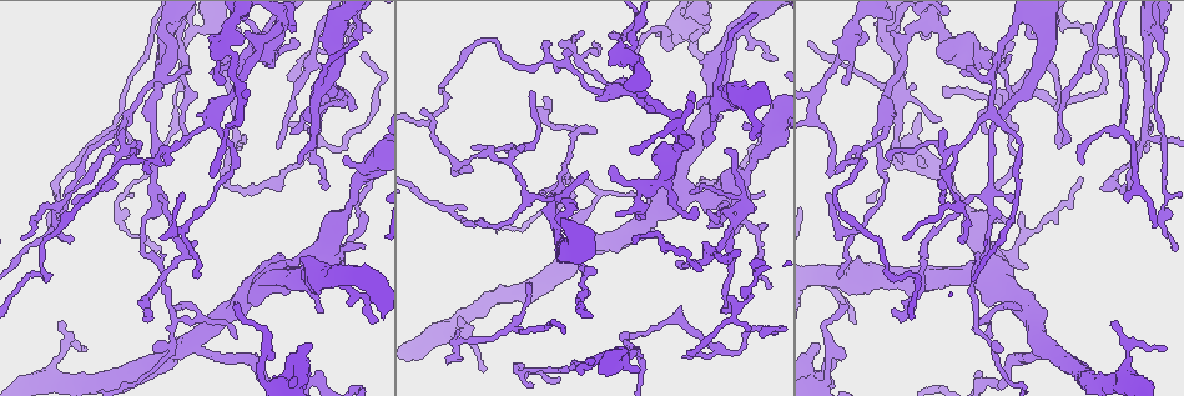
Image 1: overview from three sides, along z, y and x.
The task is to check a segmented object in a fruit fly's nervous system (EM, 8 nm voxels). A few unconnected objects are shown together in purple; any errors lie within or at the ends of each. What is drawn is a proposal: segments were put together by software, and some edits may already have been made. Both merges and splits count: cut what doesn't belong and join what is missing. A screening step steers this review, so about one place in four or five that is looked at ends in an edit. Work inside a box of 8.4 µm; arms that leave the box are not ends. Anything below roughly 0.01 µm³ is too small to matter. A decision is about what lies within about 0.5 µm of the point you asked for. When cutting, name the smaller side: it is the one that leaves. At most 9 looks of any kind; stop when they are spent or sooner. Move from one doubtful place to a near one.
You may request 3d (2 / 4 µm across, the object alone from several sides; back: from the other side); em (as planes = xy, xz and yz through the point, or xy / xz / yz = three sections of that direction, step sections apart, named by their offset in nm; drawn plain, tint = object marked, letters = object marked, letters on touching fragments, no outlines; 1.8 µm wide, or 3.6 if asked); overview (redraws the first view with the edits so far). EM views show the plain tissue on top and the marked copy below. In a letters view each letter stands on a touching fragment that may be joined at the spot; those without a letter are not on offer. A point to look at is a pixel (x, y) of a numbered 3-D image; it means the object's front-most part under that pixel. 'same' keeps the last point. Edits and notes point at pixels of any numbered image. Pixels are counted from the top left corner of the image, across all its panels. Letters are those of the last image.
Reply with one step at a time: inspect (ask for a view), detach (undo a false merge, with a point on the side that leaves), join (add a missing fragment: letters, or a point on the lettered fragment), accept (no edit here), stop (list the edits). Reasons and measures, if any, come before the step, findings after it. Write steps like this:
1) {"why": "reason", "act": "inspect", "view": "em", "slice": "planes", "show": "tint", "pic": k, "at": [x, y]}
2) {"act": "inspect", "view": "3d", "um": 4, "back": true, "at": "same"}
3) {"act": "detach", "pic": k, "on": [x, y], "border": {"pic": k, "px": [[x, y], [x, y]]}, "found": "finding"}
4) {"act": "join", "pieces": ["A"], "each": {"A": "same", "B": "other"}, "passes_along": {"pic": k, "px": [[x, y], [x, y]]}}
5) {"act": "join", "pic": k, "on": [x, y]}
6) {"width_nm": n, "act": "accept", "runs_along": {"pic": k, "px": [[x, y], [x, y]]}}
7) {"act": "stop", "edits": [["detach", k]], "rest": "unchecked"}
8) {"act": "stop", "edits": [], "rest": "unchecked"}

{"why": "free end", "act": "inspect", "view": "3d", "um": 4, "pic": 1, "at": [636, 51]}

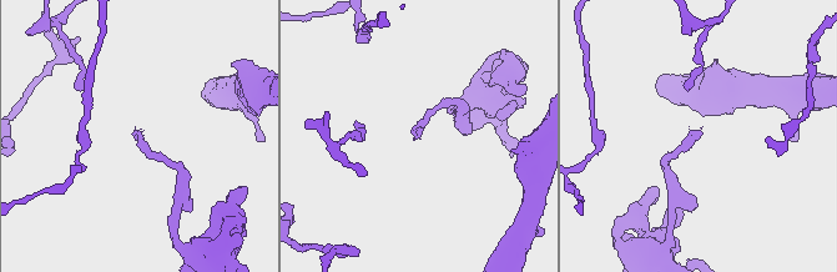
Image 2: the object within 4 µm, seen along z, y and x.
{"act": "inspect", "view": "em", "slice": "planes", "show": "letters", "pic": 2, "at": [702, 126]}

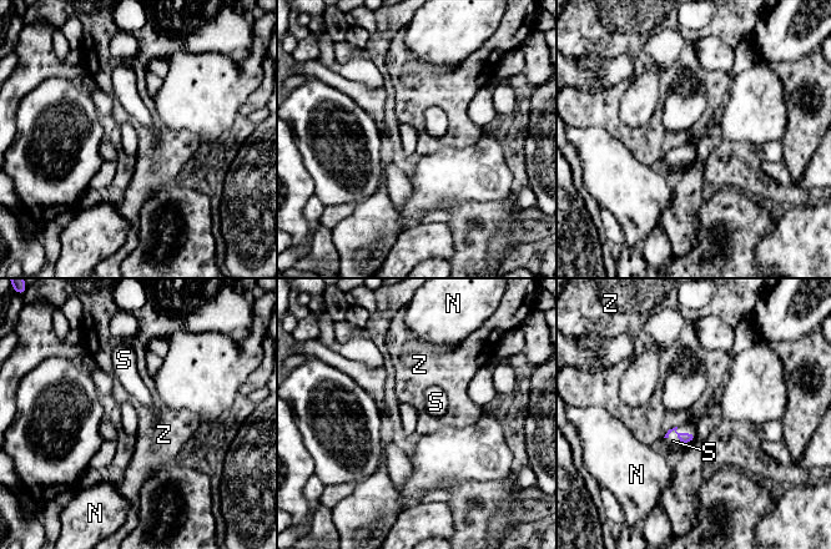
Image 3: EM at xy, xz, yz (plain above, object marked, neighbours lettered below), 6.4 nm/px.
{"act": "join", "pieces": ["S"], "each": {"N": "other", "S": "same", "Z": "other"}, "passes_along": {"pic": 3, "px": [[684, 438], [676, 433], [673, 441]]}, "found": "it goes on there"}

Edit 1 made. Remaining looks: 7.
{"act": "inspect", "view": "overview"}

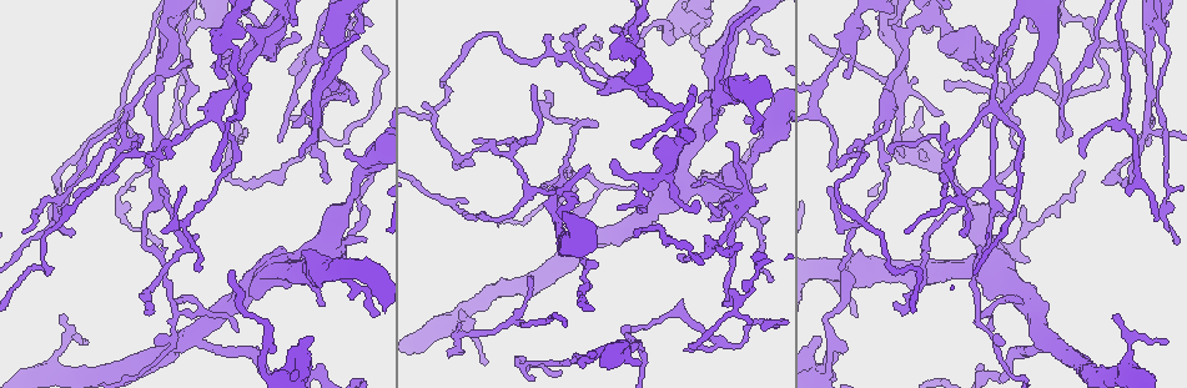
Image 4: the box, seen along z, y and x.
{"why": "branch stops here", "act": "inspect", "view": "3d", "um": 2, "back": true, "pic": 4, "at": [701, 99]}

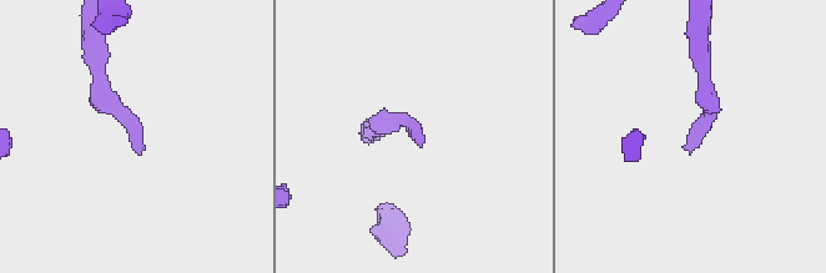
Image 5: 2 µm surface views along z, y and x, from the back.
{"act": "inspect", "view": "em", "slice": "xy", "step": 4, "show": "letters", "pic": 5, "at": [420, 138]}

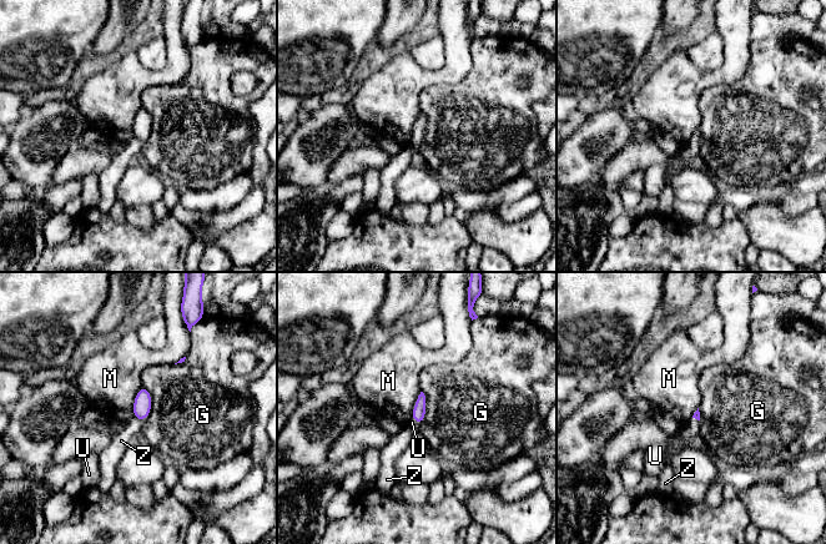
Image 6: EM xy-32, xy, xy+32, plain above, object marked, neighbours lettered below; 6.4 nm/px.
{"act": "inspect", "view": "em", "slice": "planes", "show": "letters", "at": "same"}

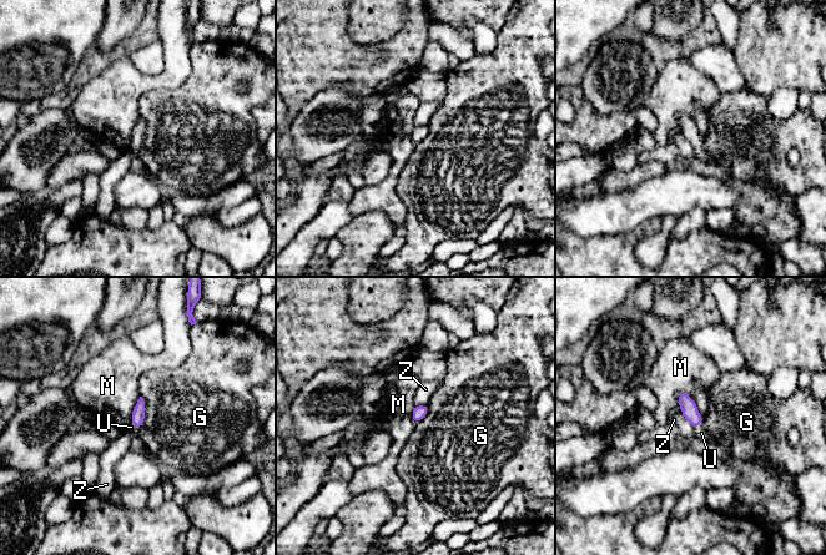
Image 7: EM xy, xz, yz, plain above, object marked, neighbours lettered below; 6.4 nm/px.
{"width_nm": 80, "act": "join", "pieces": ["U"], "each": {"G": "other", "M": "other", "U": "same", "Z": "other"}, "found": "it goes on there"}

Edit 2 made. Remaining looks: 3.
{"why": "abrupt turn", "act": "inspect", "view": "3d", "um": 4, "pic": 4, "at": [734, 219]}

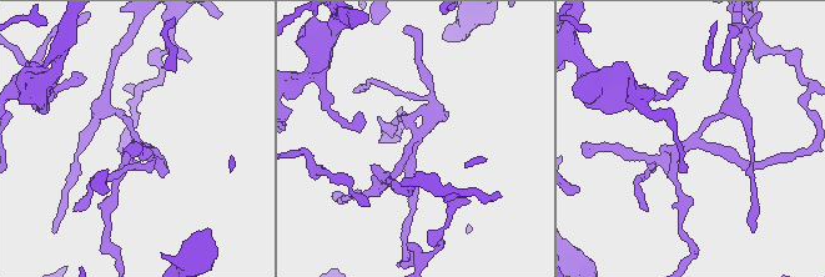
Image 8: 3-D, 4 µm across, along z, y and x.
{"why": "now the EM", "act": "inspect", "view": "em", "slice": "xy", "step": 8, "show": "tint", "pic": 8, "at": [415, 137]}

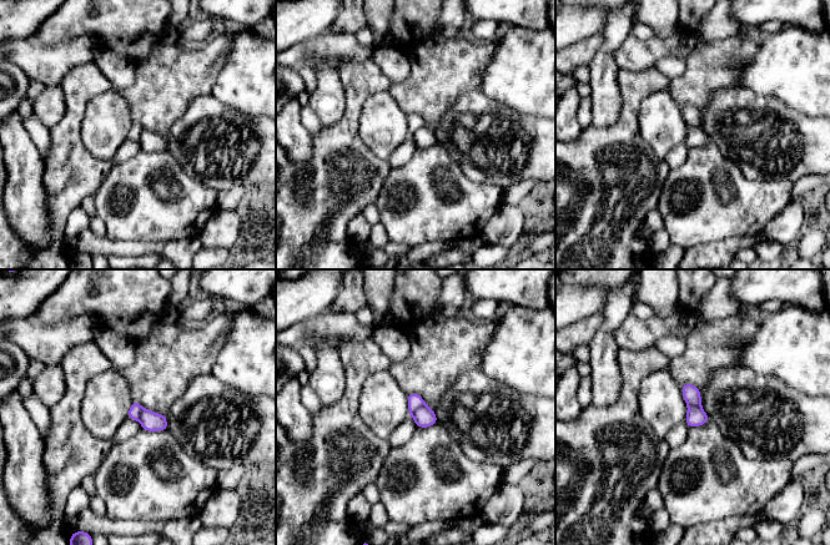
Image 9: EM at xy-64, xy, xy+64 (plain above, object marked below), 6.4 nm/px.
{"why": "cut it another way", "act": "inspect", "view": "em", "slice": "planes", "show": "letters", "at": "same"}

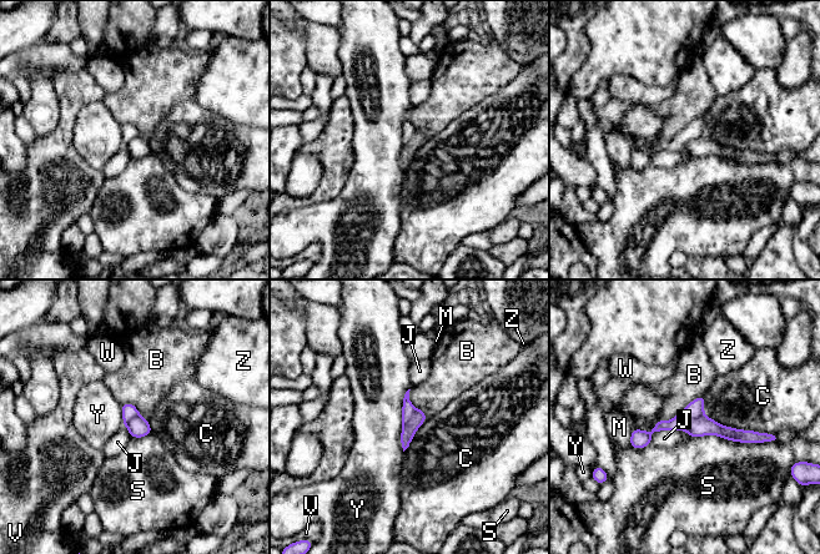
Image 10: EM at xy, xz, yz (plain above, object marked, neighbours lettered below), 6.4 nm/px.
{"act": "accept", "each": {"B": "other", "C": "other", "J": "other", "M": "other", "S": "other", "V": "other", "W": "other", "Y": "other", "Z": "other"}, "border": {"pic": 10, "px": [[633, 427], [685, 431], [692, 437]]}, "found": "continuous, no second neuron"}

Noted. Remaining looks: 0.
{"act": "stop", "edits": [["join", 3], ["join", 7]], "rest": "unchecked"}

